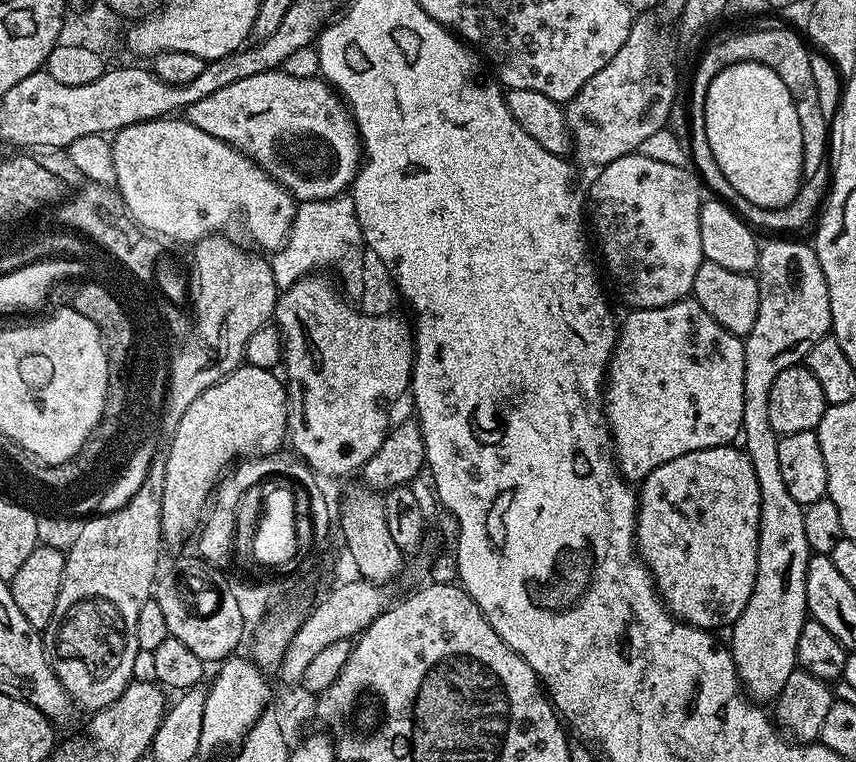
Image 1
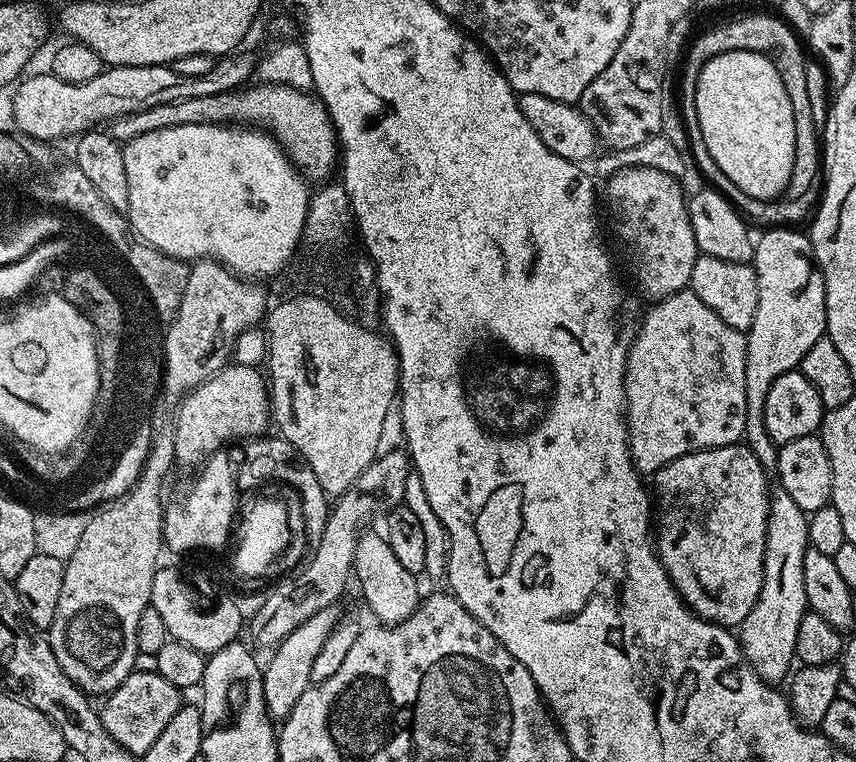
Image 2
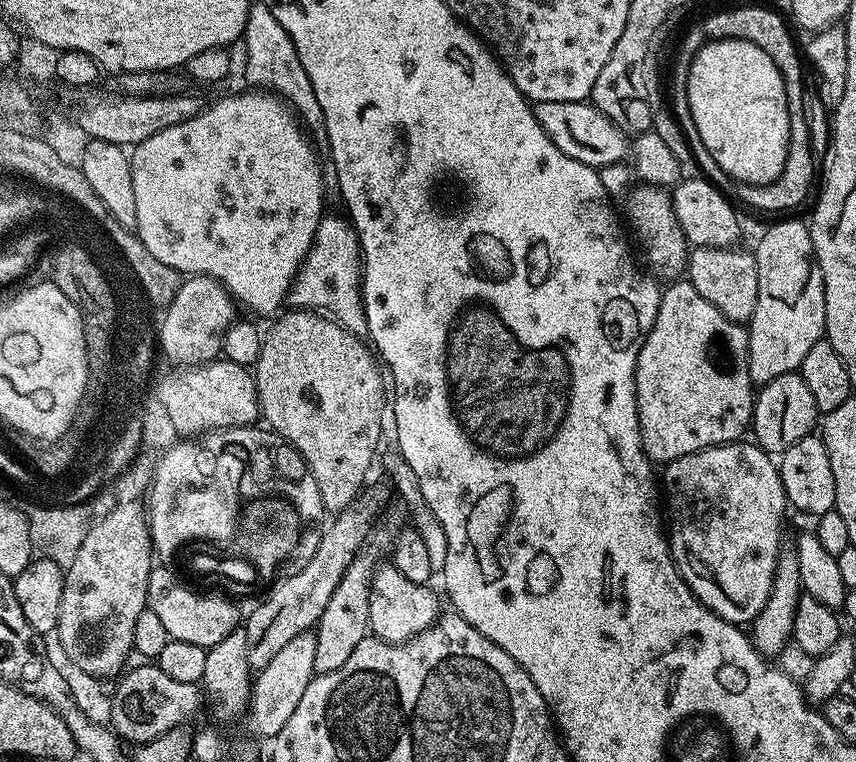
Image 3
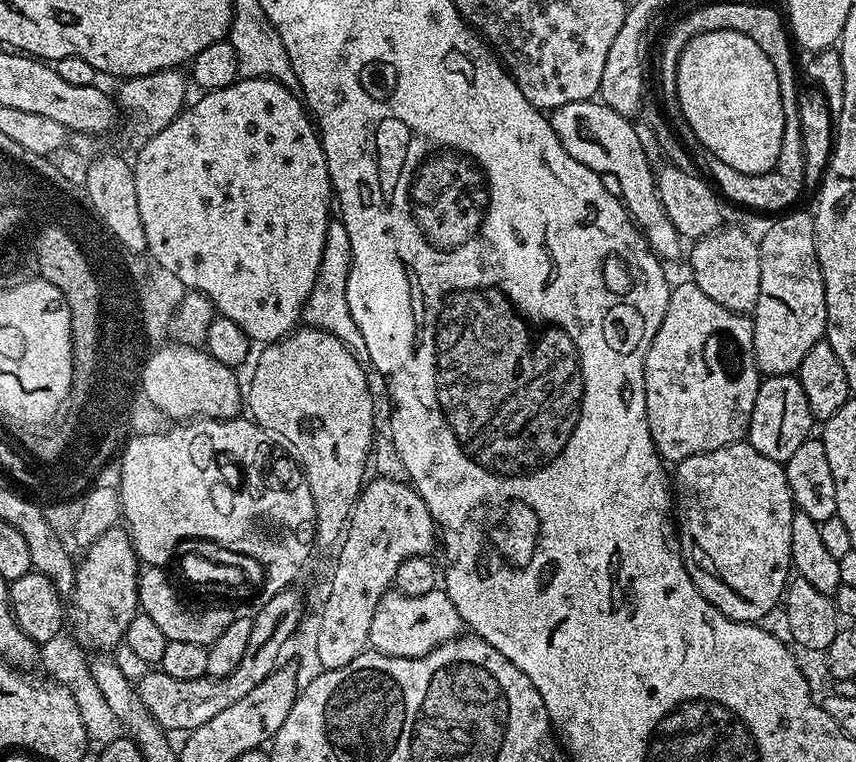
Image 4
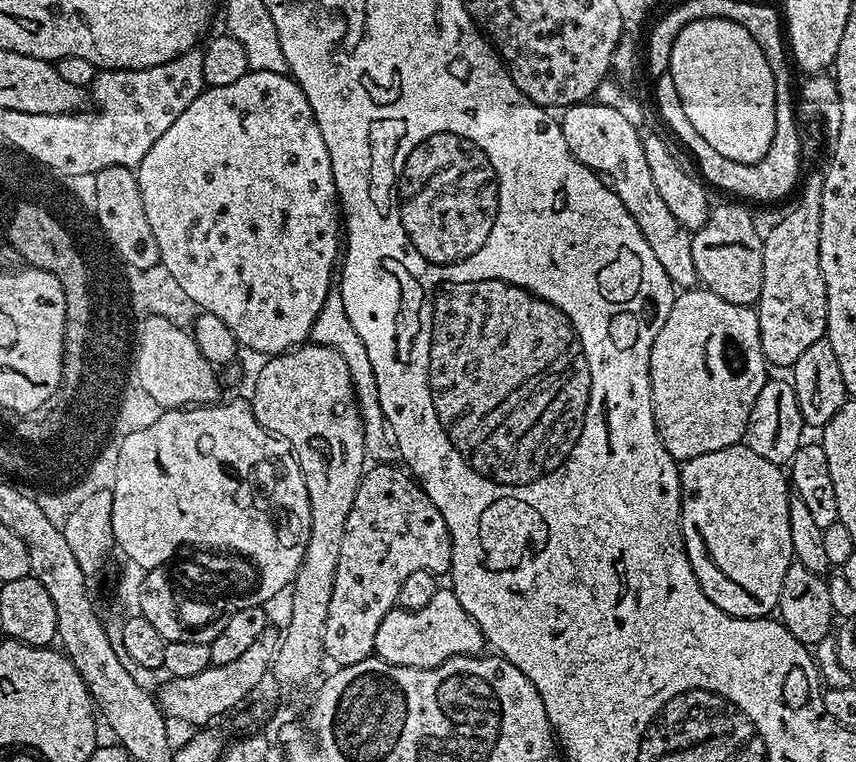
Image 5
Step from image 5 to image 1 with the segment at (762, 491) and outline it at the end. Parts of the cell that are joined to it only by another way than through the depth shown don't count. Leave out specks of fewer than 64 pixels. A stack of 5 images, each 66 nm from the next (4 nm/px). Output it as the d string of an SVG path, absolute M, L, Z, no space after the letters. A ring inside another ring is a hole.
M739 447L703 448L682 454L647 476L638 488L636 551L644 561L665 608L695 628L727 629L746 610L758 570L760 495L754 466Z

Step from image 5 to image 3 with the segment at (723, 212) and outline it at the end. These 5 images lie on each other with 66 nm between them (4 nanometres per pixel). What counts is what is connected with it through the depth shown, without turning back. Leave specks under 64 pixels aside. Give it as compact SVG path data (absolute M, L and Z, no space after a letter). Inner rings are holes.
M740 246L730 248L692 248L686 261L686 279L726 318L730 318L736 324L747 325L754 314L754 306L758 306L758 266L755 255L751 251L743 252Z

